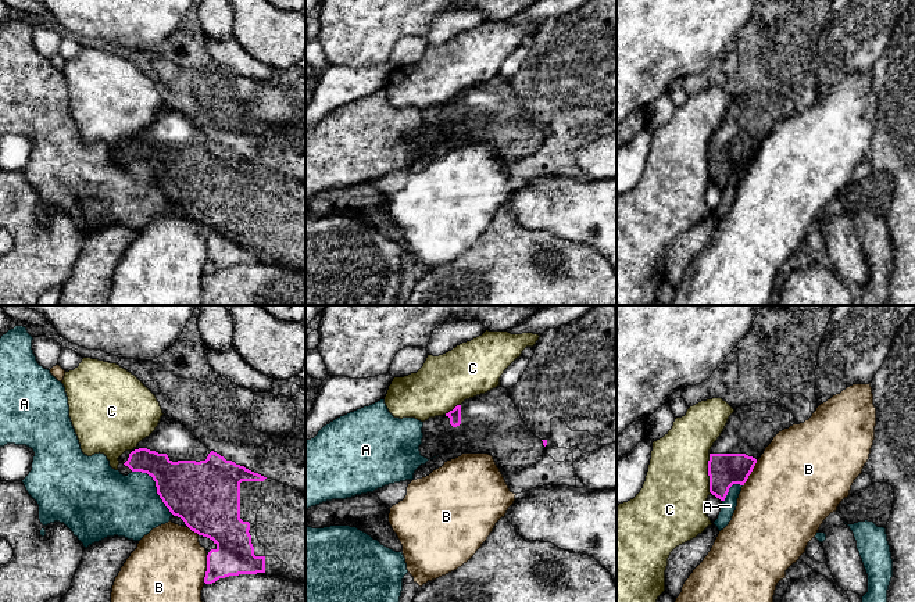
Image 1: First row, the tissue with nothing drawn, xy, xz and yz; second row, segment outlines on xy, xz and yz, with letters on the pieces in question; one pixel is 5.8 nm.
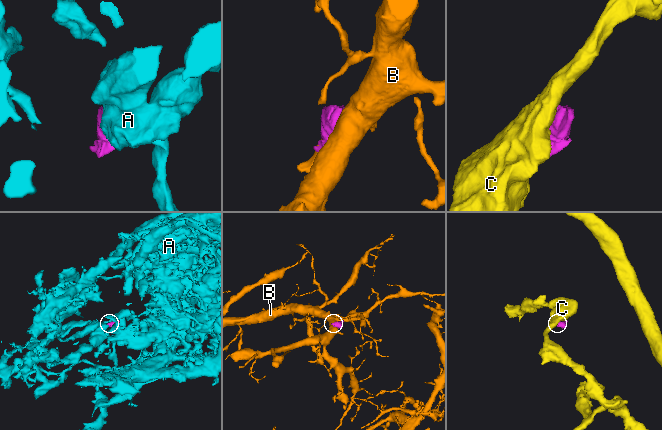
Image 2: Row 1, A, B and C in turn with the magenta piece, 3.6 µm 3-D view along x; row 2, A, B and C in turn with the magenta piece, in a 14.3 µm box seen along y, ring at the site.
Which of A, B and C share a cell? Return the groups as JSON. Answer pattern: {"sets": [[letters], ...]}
{"sets": [["A"], ["B"], ["C"]]}

